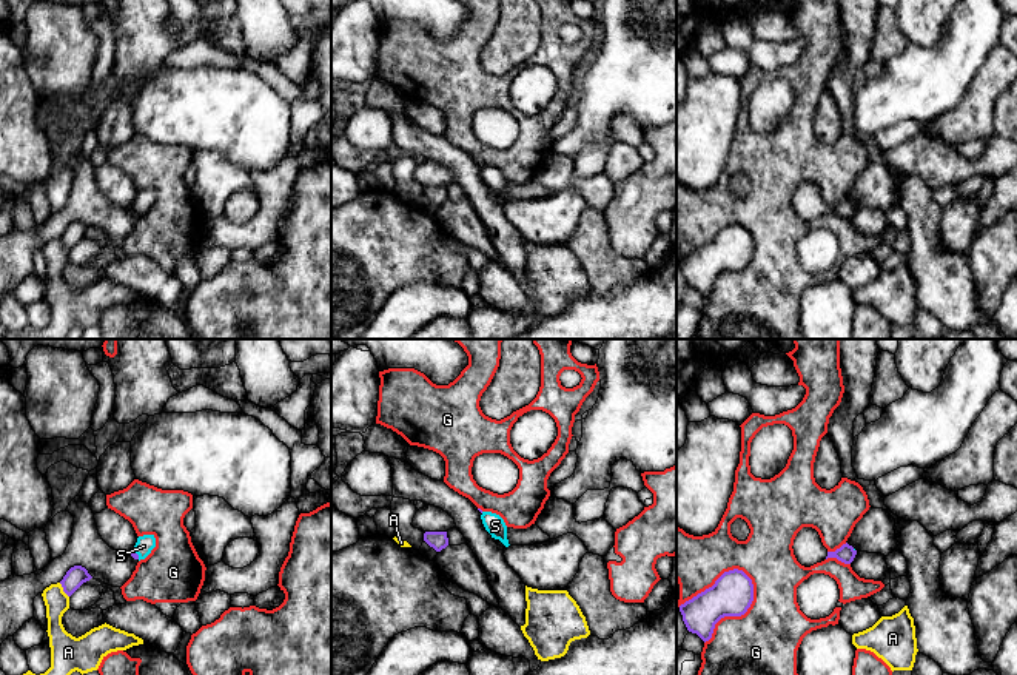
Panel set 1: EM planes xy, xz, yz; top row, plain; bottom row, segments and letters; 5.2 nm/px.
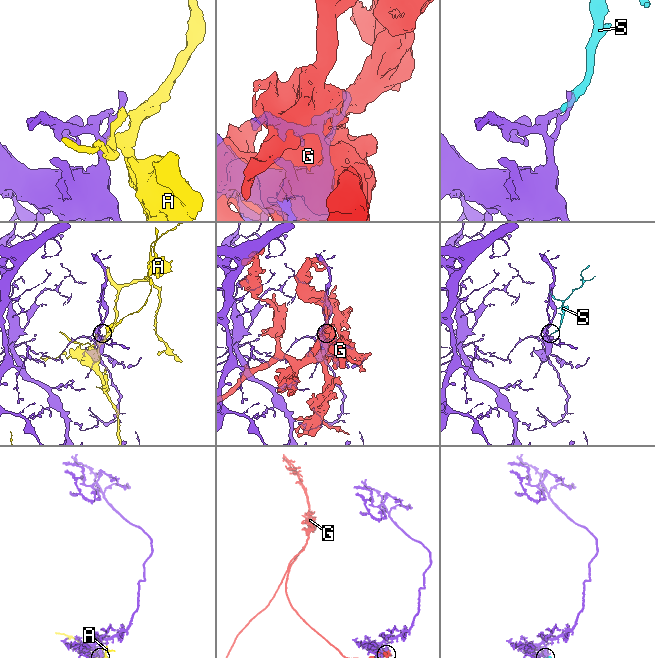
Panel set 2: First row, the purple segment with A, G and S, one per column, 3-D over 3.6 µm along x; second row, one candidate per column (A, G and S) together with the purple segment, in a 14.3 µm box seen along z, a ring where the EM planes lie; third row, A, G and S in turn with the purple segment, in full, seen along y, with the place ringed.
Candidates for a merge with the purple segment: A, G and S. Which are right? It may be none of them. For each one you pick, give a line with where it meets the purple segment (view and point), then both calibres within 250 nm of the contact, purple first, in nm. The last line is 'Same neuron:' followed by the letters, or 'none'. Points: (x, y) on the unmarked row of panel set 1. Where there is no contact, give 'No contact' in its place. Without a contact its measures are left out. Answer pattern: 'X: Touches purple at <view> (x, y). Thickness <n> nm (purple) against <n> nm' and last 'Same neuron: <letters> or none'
S: Touches purple at xy (136, 208). Thickness 40 nm (purple) against 90 nm
Same neuron: S

